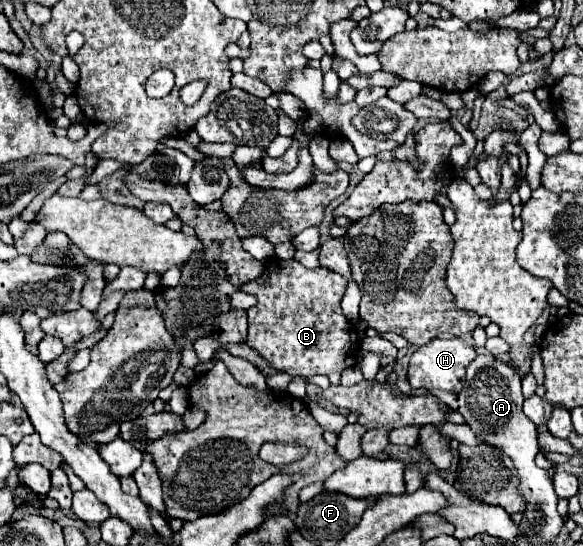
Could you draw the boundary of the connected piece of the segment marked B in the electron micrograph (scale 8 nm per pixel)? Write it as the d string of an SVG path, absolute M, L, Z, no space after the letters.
M270 257L266 261L266 271L240 287L240 291L246 291L258 299L258 303L252 309L248 309L248 335L246 345L252 347L264 361L270 363L270 367L300 375L300 377L314 377L314 375L326 375L326 377L340 377L340 373L346 367L352 367L358 363L358 333L356 327L342 315L340 301L346 291L346 279L326 267L306 269L296 259L282 261L278 257Z

